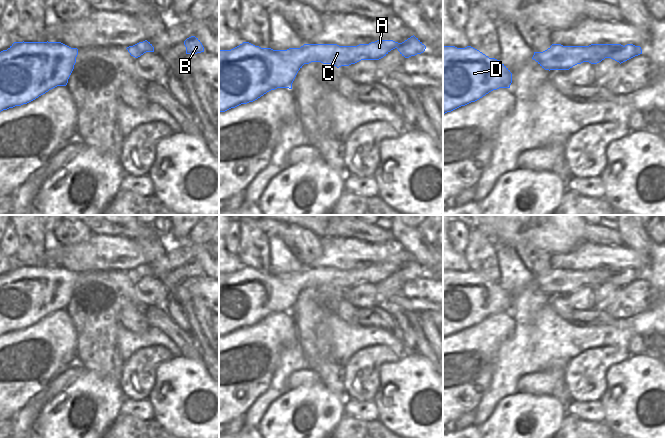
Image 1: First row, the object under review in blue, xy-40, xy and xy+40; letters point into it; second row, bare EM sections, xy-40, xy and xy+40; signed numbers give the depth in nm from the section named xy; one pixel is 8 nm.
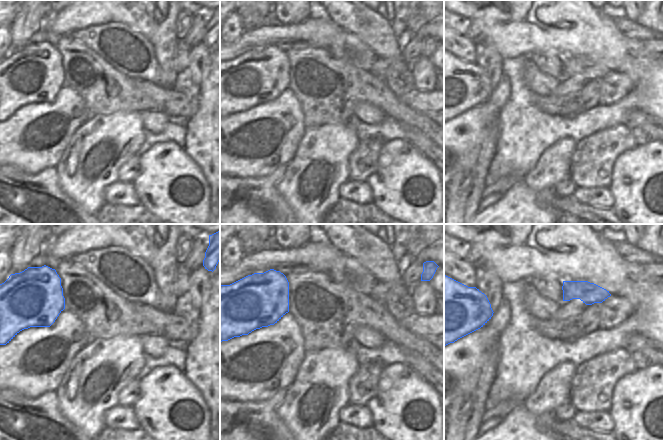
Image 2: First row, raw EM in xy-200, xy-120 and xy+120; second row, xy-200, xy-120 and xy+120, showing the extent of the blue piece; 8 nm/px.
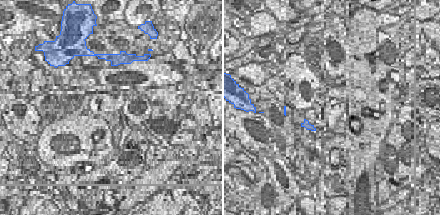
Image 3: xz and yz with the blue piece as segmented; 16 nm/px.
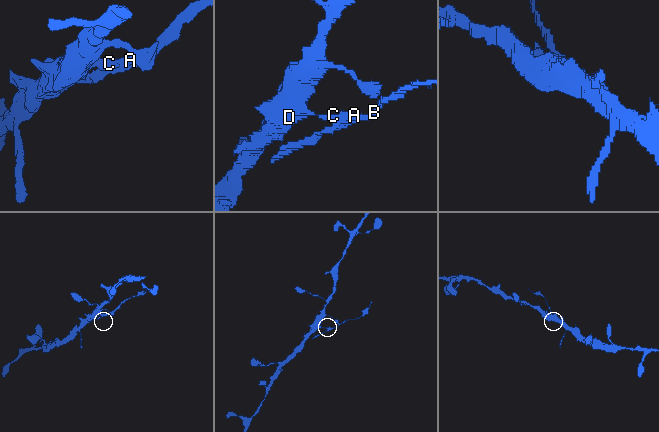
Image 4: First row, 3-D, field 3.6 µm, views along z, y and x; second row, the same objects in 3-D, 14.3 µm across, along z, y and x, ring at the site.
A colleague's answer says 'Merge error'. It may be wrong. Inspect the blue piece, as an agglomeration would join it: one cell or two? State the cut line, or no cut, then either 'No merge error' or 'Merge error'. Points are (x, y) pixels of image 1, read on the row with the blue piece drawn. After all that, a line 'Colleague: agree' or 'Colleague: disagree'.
Split along xy (300, 47), (304, 63). Merge error
Colleague: agree

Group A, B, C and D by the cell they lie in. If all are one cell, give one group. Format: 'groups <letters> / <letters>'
groups A B C / D

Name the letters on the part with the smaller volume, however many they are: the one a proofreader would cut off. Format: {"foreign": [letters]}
{"foreign": ["A", "B", "C"]}

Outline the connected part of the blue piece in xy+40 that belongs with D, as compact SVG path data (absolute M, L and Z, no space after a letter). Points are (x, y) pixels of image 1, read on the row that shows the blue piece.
M443 46L443 114L475 102L493 90L510 88L512 73L500 61L467 46Z

